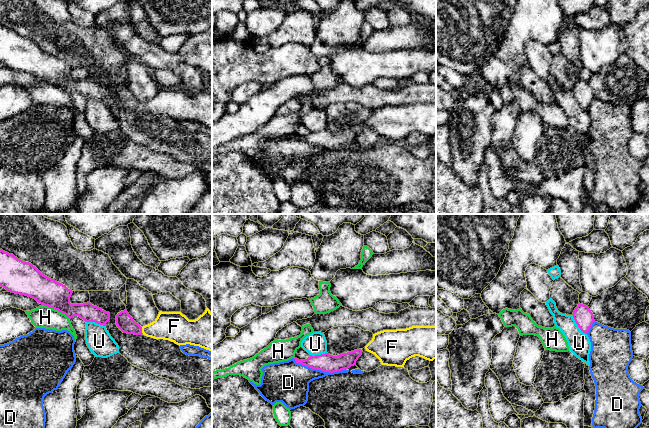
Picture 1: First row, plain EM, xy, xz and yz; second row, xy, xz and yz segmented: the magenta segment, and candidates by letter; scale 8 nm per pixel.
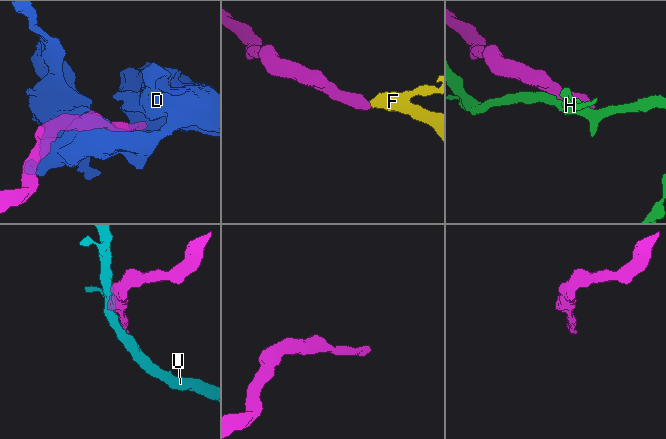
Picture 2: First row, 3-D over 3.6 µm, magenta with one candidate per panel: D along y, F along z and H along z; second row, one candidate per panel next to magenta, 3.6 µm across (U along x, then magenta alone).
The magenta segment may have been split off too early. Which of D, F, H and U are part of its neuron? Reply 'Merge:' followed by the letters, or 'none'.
Merge: F

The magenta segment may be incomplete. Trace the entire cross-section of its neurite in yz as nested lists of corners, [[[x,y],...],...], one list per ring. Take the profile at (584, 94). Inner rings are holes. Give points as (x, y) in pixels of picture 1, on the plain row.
[[[580,79],[573,88],[573,94],[580,106],[585,110],[588,109],[590,103],[595,97],[594,91],[589,83]]]

